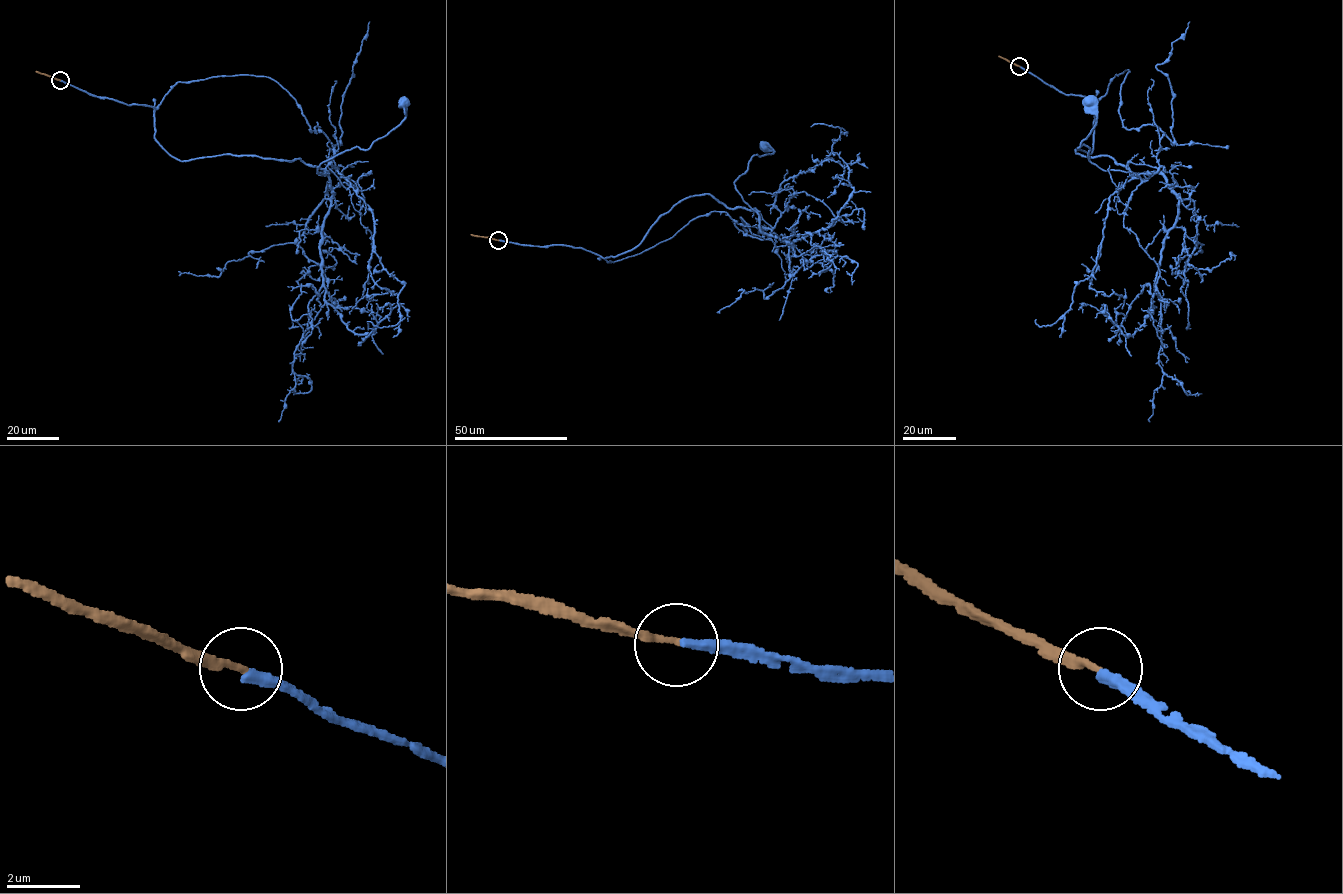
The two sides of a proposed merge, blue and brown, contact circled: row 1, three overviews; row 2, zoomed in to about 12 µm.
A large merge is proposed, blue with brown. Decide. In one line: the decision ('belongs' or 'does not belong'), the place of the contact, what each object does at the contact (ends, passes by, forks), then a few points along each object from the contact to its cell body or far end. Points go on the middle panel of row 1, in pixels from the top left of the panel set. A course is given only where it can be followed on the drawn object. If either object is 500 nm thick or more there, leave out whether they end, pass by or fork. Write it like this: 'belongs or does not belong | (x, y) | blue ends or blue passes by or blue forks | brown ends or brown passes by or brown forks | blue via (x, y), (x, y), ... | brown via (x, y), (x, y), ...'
belongs | (498, 240) | blue ends | brown ends | blue via (498, 240), (614, 257), (692, 196), (755, 211), (734, 183), (753, 155), (772, 154), (764, 144) | brown via (498, 240), (470, 234)

